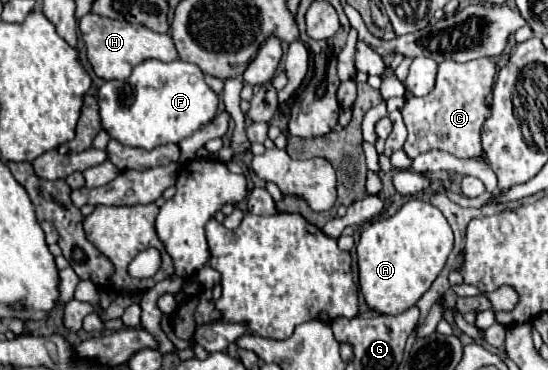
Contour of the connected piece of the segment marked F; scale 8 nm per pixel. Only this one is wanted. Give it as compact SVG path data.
M144 60L126 80L104 82L98 90L98 106L102 126L110 138L126 146L152 150L170 142L178 144L208 124L218 112L218 96L208 88L196 64Z

